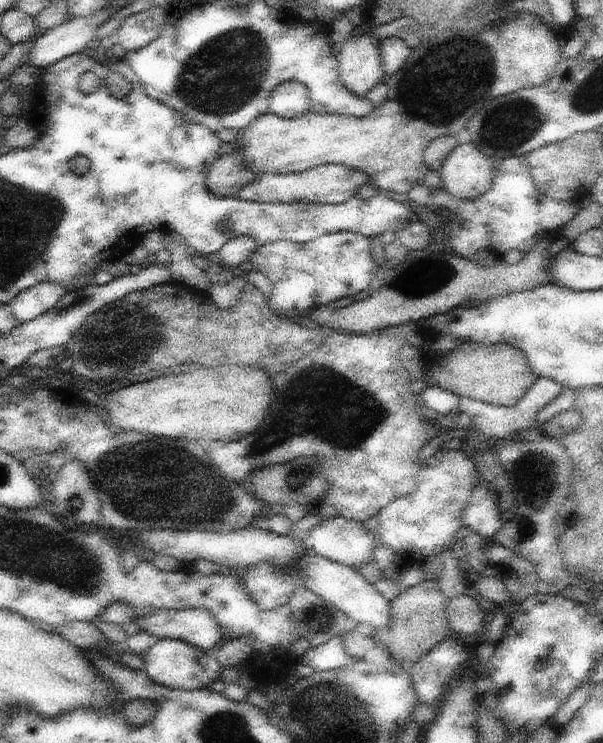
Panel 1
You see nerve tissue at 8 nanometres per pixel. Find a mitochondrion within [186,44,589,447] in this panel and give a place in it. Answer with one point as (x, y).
(325, 384)

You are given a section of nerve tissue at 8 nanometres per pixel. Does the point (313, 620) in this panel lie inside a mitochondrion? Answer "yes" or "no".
yes

